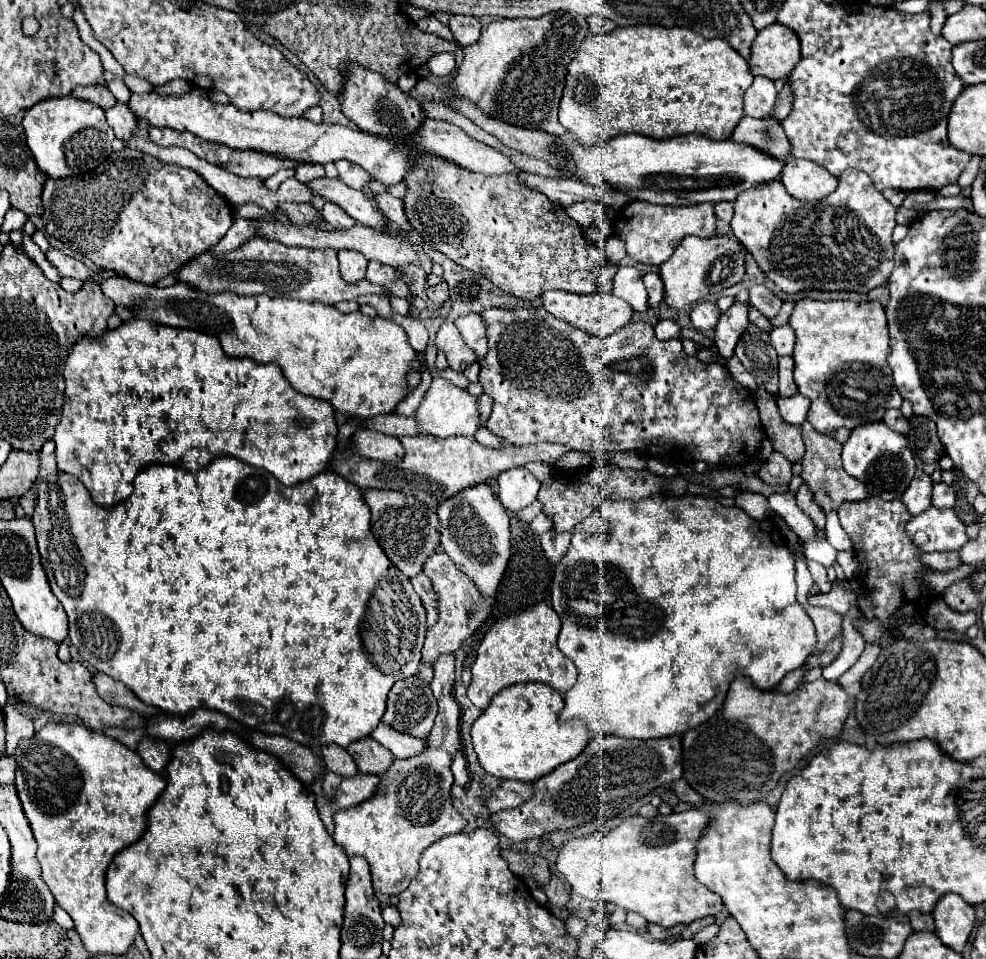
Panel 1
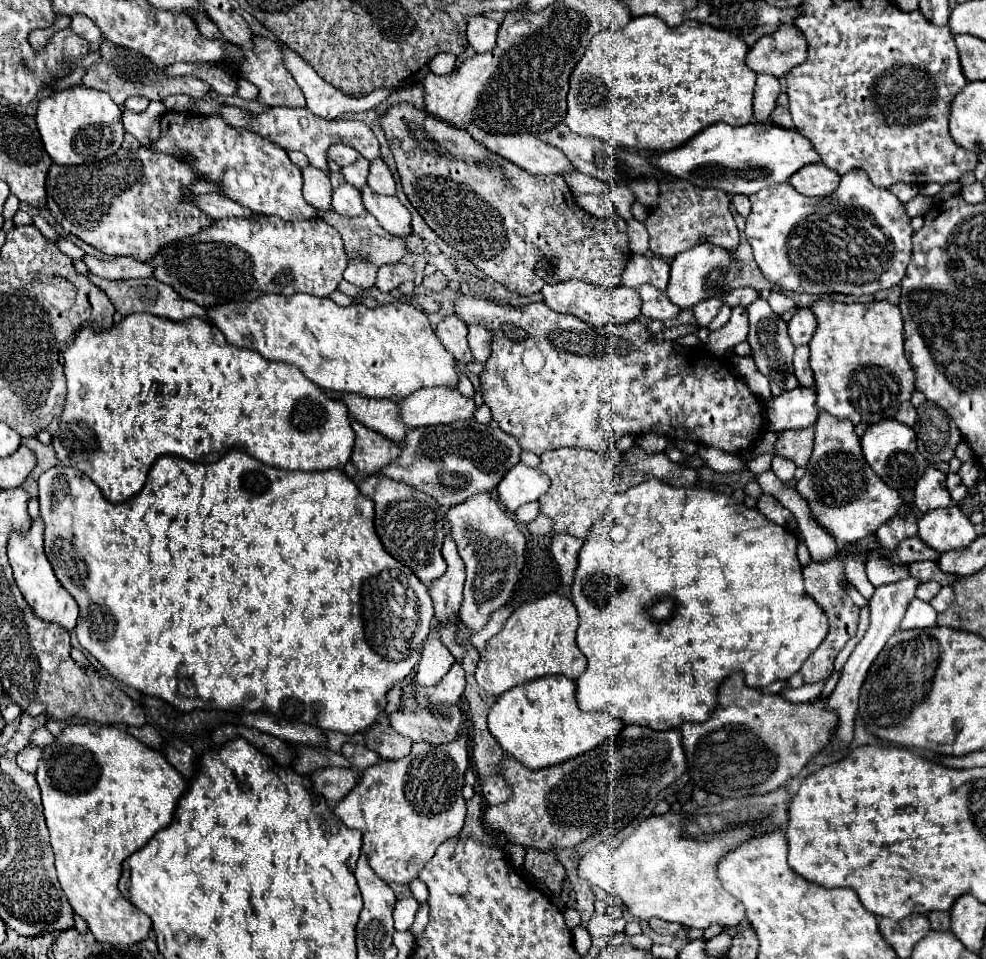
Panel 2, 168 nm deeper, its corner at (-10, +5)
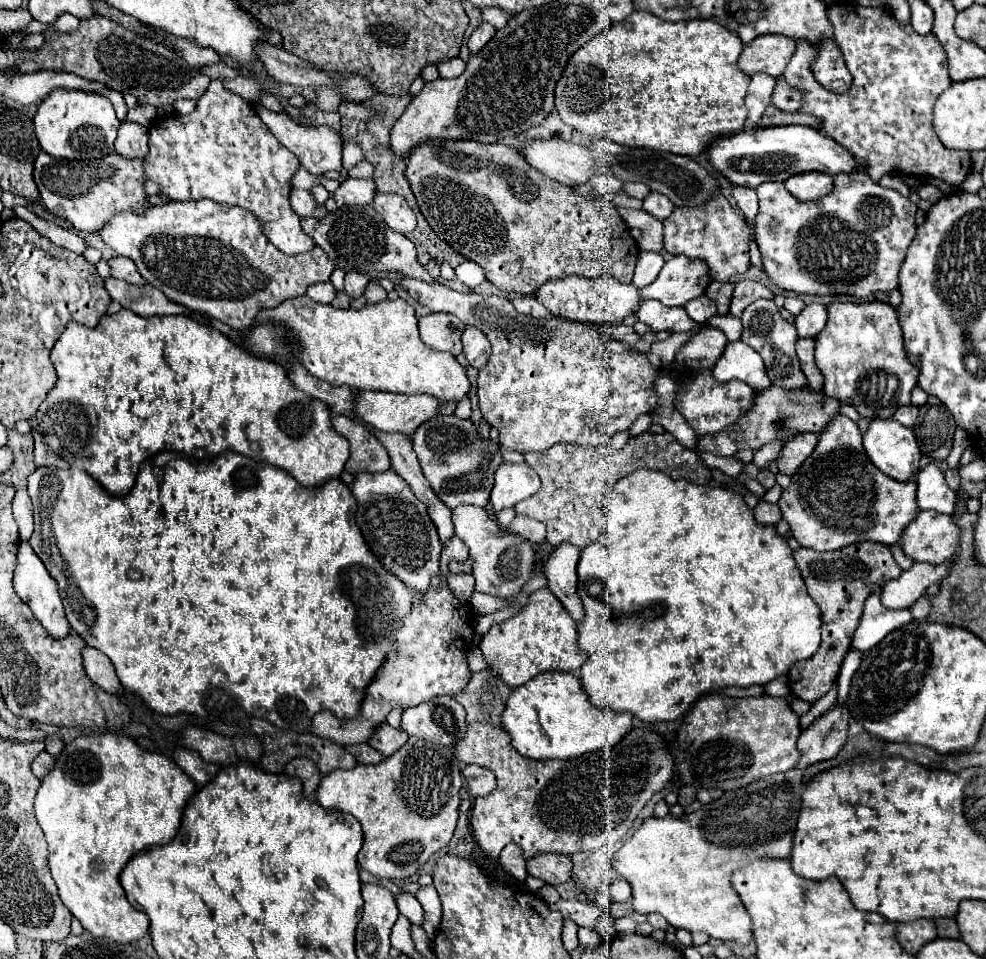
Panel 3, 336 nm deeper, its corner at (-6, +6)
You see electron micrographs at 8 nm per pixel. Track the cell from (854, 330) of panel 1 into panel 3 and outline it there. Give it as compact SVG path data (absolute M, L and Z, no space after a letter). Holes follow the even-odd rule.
M885 302L867 304L831 304L827 306L827 326L817 334L815 360L825 376L823 390L847 404L853 404L863 418L891 418L899 406L911 404L911 390L917 384L919 370L907 360L903 350L903 334L897 320L897 310Z

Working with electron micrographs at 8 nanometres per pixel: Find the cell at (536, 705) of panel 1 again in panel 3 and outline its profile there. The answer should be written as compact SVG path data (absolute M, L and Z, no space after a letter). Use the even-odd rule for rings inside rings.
M545 672L515 688L503 712L503 728L511 734L519 754L535 760L577 758L611 748L631 730L633 716L607 708L595 708L581 686L579 676L567 672Z

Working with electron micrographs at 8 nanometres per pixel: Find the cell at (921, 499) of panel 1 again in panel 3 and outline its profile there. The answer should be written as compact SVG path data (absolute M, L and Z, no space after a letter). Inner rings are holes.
M927 464L915 476L917 482L917 506L919 510L935 510L941 514L953 514L955 492L947 486L943 472L935 464Z

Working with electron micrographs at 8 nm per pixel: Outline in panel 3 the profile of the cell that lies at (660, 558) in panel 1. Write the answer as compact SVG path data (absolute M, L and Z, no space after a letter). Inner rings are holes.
M639 468L625 478L621 478L615 490L609 494L609 506L605 516L605 534L591 546L581 552L581 560L577 566L579 574L579 596L583 600L585 618L579 626L579 646L589 654L587 662L579 668L579 678L583 682L589 700L595 706L611 708L617 712L631 712L643 722L663 722L675 720L687 712L693 700L699 694L723 688L723 686L739 686L747 688L753 684L767 684L777 676L789 672L791 664L799 660L811 658L821 642L821 610L807 594L801 572L793 560L793 552L783 536L775 532L775 526L757 524L753 510L747 508L743 496L733 490L695 486L687 480L673 480L667 474L651 468Z

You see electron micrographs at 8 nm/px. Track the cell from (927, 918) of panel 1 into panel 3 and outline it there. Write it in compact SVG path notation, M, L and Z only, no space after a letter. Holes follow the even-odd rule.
M939 918L935 922L937 922L939 938L955 938L955 940L959 938L959 930L957 930L955 918Z

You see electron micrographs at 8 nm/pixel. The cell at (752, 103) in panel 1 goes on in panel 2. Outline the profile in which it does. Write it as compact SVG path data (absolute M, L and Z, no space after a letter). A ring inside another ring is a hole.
M757 75L757 87L755 87L755 99L753 99L753 109L755 117L759 123L767 121L769 115L775 109L775 101L781 93L781 85L777 77L771 75Z

